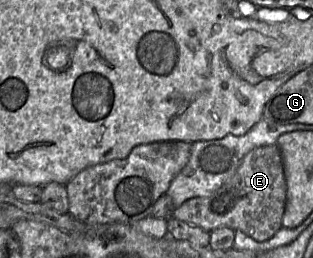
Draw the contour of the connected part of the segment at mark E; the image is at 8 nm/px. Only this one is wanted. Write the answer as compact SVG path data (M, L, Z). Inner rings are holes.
M268 145L247 153L233 176L208 197L194 197L172 211L177 220L202 228L206 232L219 227L240 230L256 241L270 239L282 228L287 185L279 147Z

